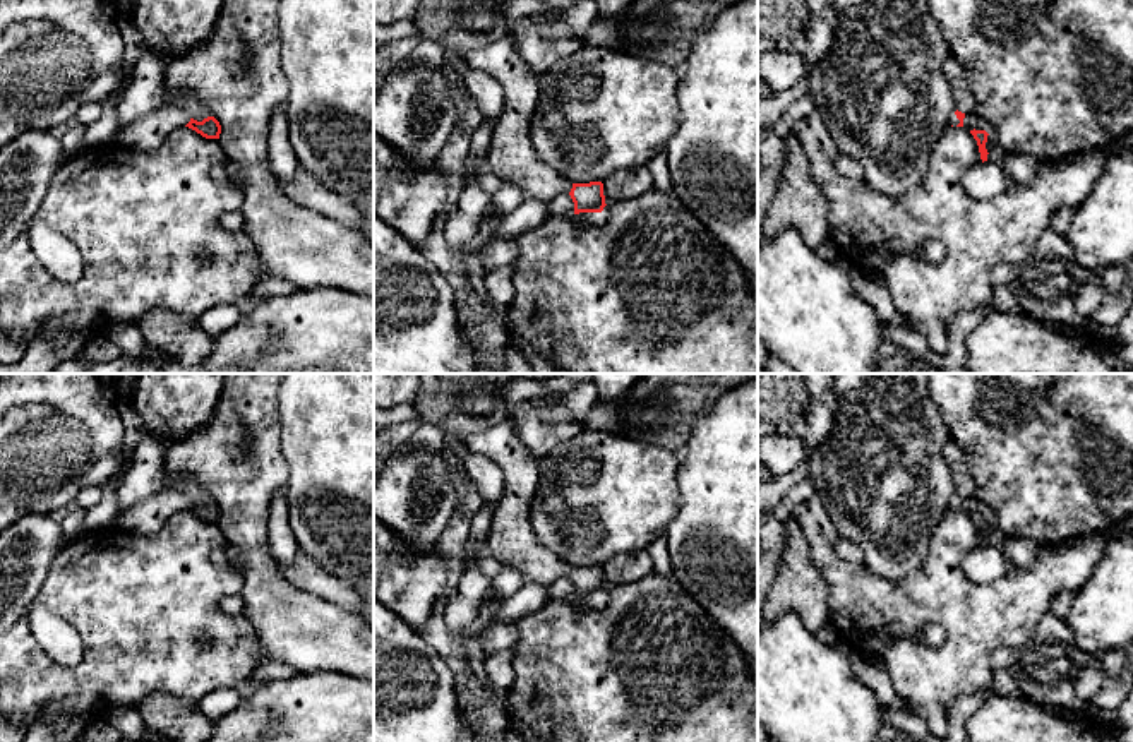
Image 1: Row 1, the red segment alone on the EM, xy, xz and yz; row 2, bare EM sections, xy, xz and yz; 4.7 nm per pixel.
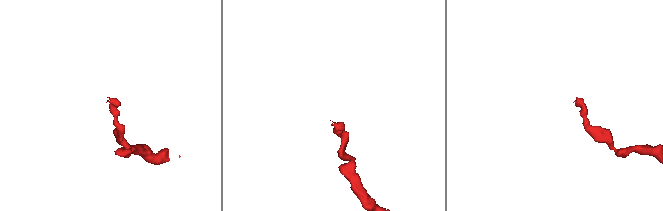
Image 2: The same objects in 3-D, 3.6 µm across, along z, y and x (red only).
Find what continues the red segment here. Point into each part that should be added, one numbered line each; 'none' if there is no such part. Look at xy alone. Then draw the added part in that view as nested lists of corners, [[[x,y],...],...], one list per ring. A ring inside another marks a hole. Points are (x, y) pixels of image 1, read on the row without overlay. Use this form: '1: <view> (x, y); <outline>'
1: xy (148, 516); [[[175,492],[149,495],[130,509],[120,511],[117,521],[123,530],[141,535],[153,535],[178,511],[185,511],[190,502]]]

